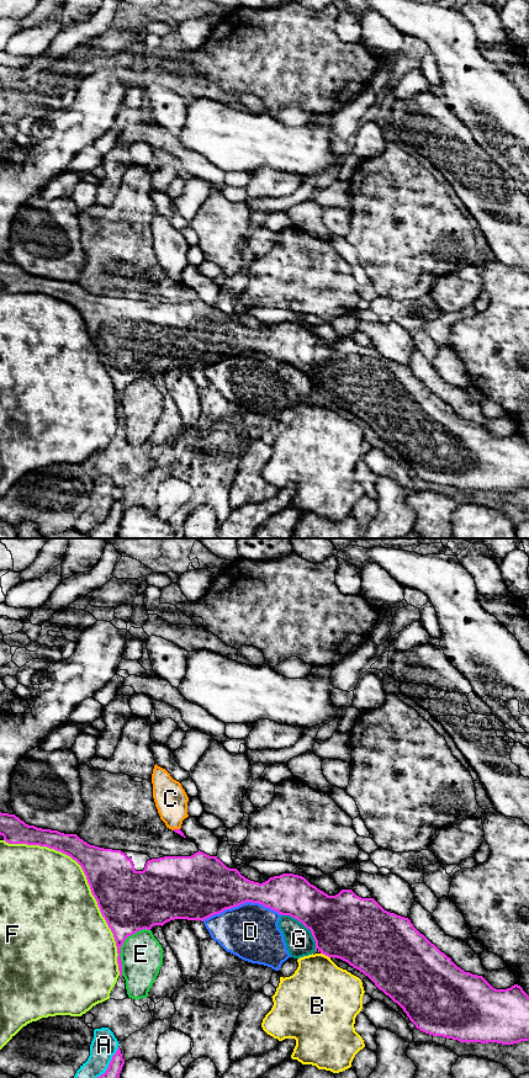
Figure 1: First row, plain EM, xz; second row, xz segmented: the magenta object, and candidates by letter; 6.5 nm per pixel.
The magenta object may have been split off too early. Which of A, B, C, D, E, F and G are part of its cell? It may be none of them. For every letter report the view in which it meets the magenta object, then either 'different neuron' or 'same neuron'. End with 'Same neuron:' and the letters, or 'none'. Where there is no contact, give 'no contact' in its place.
A: xz | different neuron
B: xz | different neuron
C: xz | same neuron
D: xz | different neuron
E: xz | different neuron
F: xz | different neuron
G: xz | different neuron
Same neuron: C

